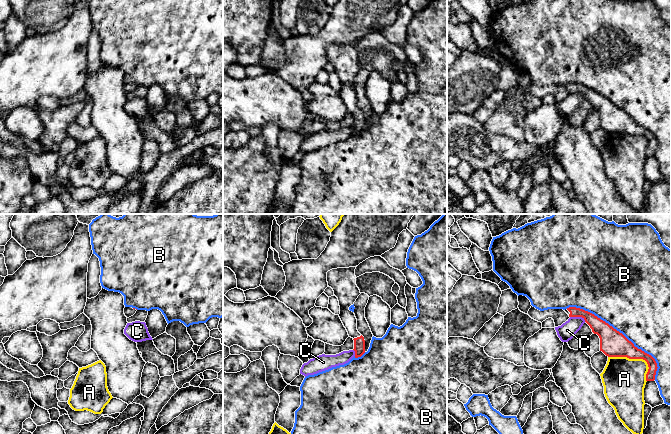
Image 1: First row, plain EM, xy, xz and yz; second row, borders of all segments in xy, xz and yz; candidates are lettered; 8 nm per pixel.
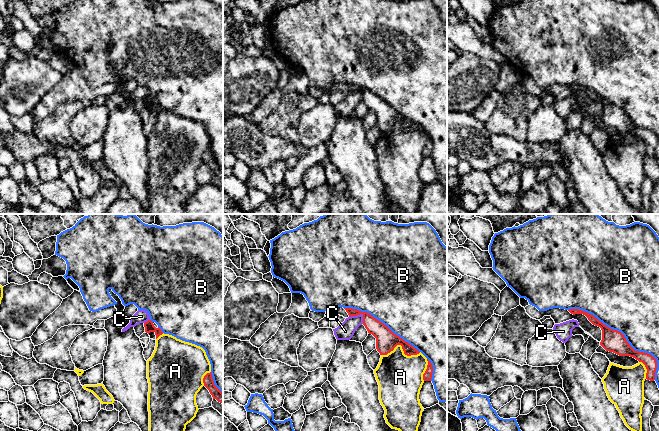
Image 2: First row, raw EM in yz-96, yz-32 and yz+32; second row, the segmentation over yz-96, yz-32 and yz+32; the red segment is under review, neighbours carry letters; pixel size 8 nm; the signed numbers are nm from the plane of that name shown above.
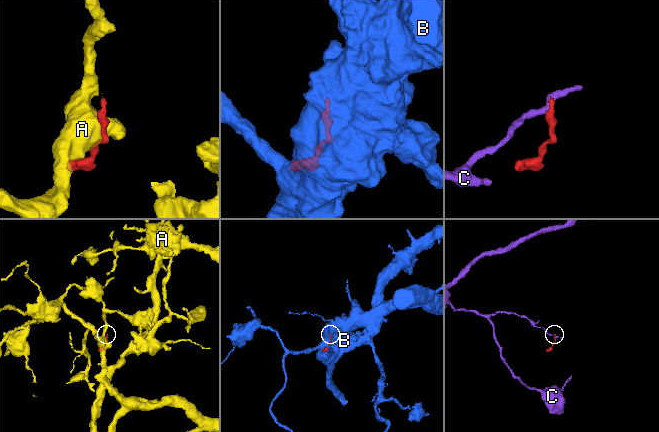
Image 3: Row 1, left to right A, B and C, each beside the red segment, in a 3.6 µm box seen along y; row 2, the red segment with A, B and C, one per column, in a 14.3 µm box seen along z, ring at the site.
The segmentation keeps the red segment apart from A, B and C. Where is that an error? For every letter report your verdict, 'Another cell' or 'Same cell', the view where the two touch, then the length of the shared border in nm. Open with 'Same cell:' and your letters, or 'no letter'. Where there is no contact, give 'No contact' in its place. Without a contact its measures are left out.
Same cell: no letter
A: Another cell. Touches red in yz. Shared border 380 nm
B: Another cell. Touches red in yz. Shared border 900 nm
C: Another cell. Touches red in yz. Shared border 130 nm

